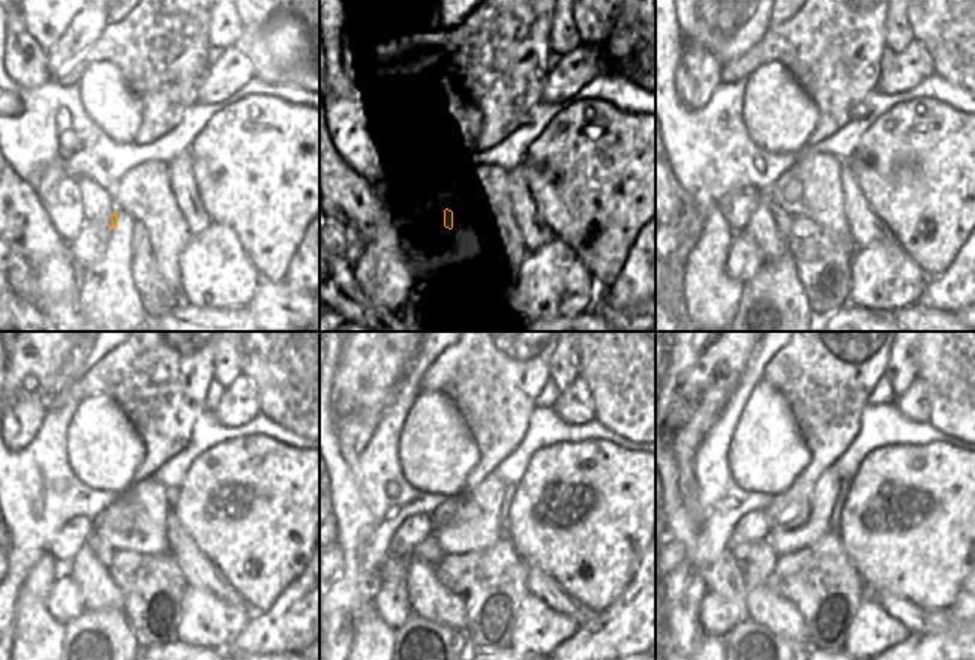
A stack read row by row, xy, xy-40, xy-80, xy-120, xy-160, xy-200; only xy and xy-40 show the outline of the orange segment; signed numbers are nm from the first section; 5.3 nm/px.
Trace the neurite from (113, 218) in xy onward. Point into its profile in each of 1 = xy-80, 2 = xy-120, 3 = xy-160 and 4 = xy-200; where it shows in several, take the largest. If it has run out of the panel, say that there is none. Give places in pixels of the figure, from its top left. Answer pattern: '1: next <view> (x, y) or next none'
1: next xy-80 (782, 219)
2: next xy-120 (101, 548)
3: next xy-160 (428, 551)
4: next xy-200 (759, 560)

